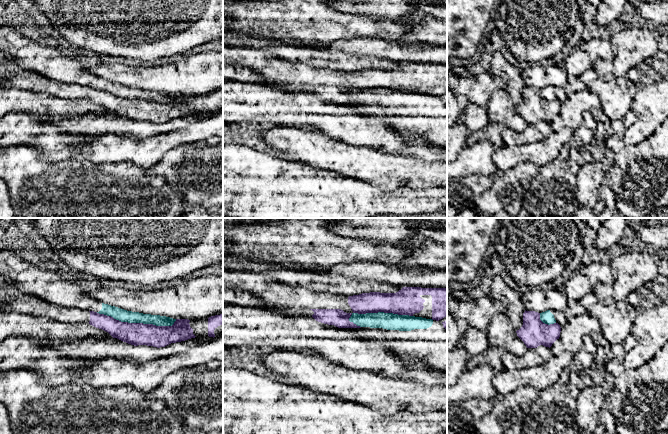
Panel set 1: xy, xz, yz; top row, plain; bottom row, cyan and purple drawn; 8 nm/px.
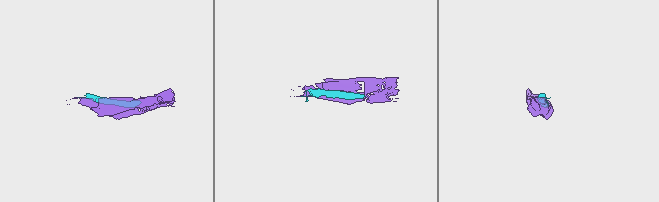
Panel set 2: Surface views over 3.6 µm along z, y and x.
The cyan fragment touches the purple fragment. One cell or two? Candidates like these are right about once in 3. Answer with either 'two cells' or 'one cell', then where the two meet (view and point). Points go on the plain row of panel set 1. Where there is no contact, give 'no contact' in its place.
two cells; meets cyan in xy at (136, 98)

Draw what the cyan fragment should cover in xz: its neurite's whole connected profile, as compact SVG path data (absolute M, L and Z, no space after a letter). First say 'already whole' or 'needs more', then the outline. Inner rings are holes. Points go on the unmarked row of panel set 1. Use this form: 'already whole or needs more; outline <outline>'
needs more; outline M352 89L349 94L360 103L399 106L400 115L382 116L382 120L402 137L421 135L435 146L447 148L447 106L442 98L393 89Z

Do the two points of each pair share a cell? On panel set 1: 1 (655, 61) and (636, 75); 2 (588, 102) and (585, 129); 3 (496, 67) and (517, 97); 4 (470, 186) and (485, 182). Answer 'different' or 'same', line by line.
1: same
2: different
3: same
4: same

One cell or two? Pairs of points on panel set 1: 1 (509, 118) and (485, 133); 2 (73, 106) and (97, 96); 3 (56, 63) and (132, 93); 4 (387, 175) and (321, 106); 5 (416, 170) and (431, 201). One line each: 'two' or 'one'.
1: two
2: two
3: one
4: two
5: two

